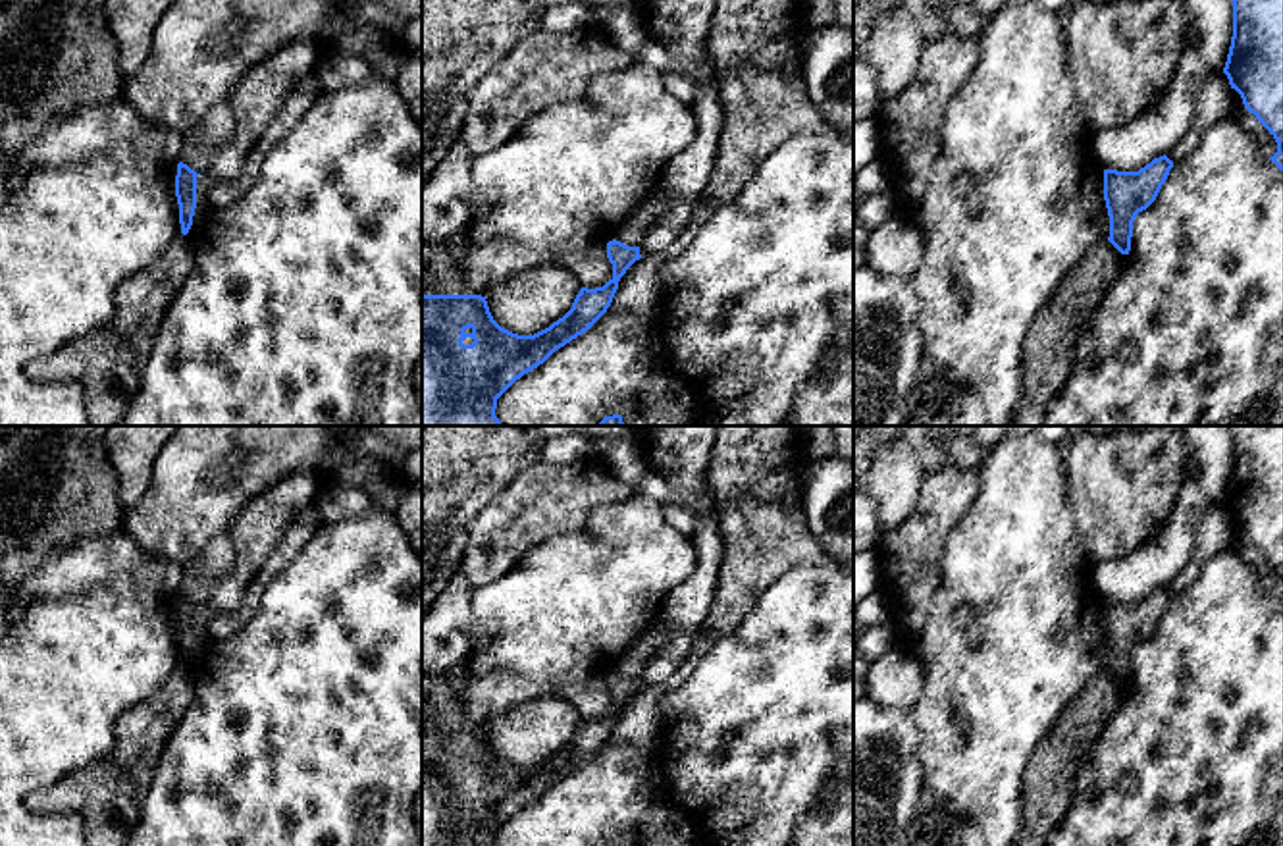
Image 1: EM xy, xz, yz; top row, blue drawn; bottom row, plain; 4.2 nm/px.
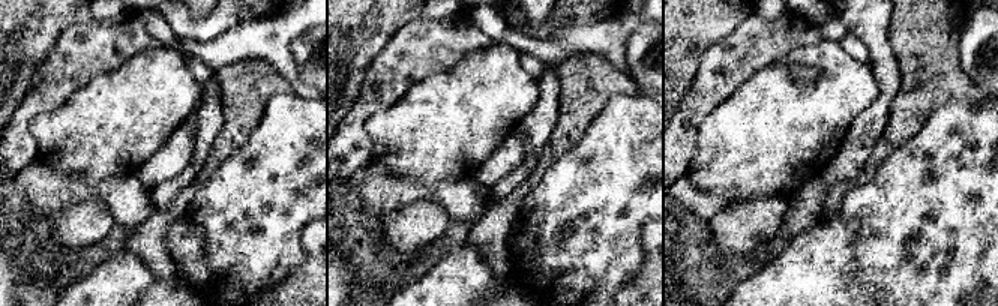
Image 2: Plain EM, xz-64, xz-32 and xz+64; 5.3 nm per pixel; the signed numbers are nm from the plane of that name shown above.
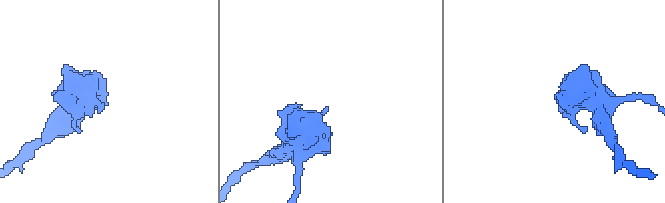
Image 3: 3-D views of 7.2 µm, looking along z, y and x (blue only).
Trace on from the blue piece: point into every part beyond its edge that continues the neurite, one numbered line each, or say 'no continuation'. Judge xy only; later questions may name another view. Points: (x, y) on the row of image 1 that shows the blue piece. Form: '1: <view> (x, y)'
no continuation

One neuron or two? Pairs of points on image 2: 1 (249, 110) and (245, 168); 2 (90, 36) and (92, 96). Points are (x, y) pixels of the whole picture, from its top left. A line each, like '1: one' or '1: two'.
1: two
2: two

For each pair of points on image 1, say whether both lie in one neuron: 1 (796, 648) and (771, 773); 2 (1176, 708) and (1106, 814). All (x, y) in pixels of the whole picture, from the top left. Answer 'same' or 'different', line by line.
1: same
2: same

